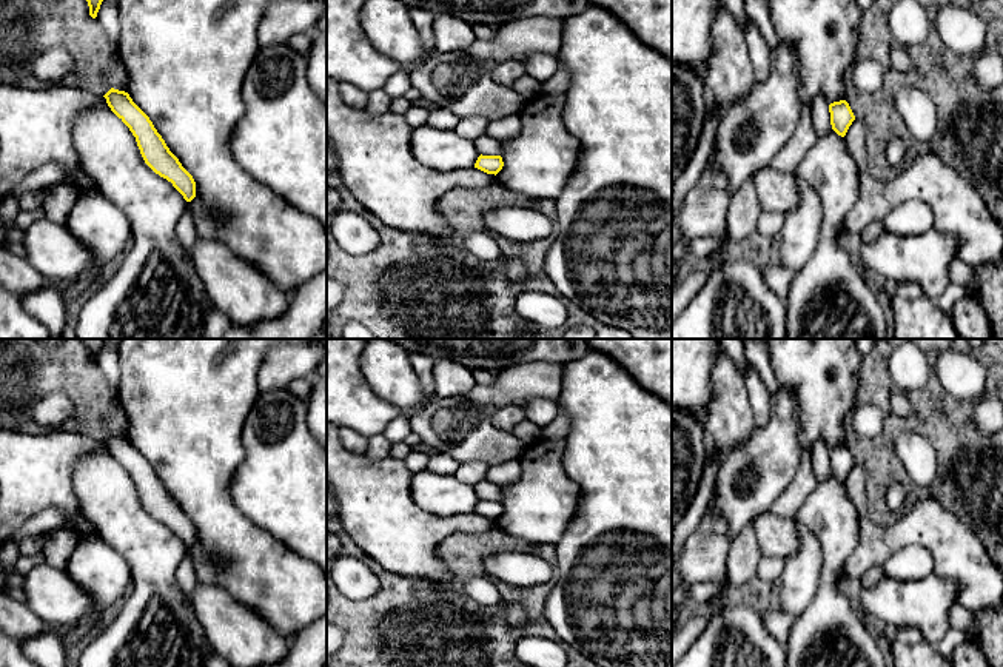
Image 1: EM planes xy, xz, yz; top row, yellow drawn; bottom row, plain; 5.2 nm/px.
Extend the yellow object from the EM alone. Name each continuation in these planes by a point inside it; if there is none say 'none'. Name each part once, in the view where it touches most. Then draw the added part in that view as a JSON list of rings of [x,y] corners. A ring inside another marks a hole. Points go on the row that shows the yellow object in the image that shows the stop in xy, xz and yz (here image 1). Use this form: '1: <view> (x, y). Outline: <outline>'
none

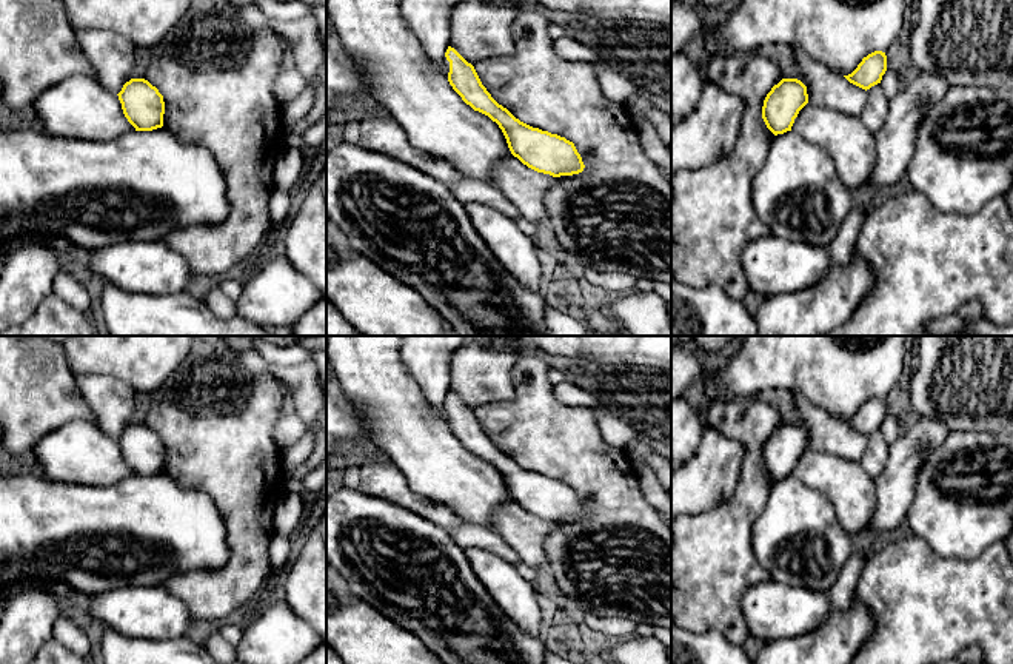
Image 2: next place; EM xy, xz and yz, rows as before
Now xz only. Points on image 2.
1: xz (404, 82). Outline: [[[326,0],[326,18],[334,42],[359,62],[371,97],[403,128],[408,142],[450,162],[462,177],[491,183],[493,166],[511,154],[506,139],[496,122],[474,111],[453,89],[446,57],[443,72],[430,62],[405,25],[402,0]]]

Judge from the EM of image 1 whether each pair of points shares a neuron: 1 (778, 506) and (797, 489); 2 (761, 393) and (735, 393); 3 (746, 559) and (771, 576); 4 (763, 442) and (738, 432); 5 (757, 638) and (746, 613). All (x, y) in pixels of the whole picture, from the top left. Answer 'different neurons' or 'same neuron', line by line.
1: same neuron
2: different neurons
3: different neurons
4: different neurons
5: same neuron

